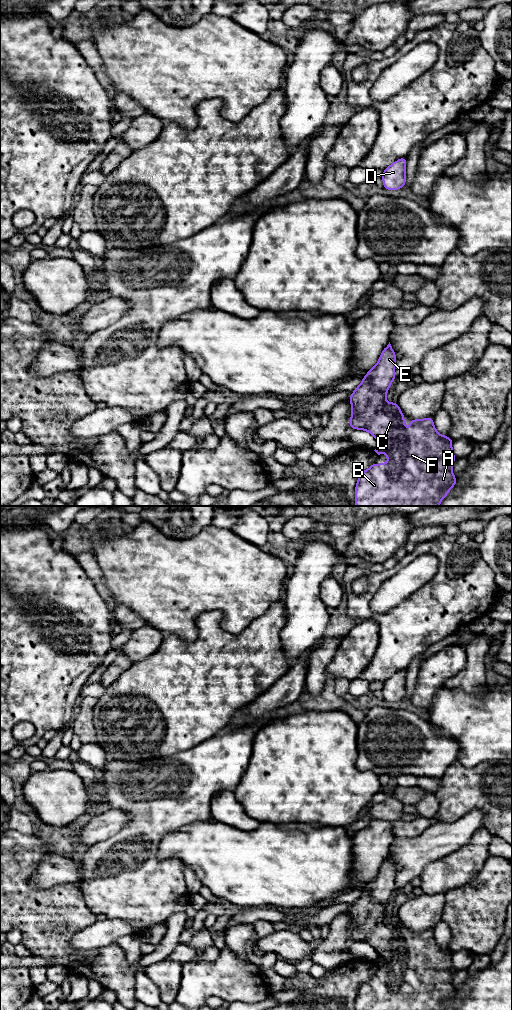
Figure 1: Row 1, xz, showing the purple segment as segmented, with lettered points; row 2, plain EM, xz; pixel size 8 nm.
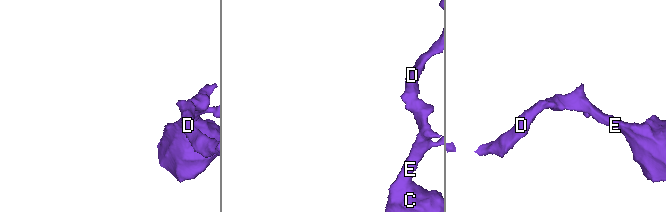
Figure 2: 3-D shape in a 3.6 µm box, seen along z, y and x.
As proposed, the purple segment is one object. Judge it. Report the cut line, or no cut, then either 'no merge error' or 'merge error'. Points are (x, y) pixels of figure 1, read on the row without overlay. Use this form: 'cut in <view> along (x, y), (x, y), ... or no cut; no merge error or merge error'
no cut; no merge error

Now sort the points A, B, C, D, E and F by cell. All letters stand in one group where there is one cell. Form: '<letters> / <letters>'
A B C D E F

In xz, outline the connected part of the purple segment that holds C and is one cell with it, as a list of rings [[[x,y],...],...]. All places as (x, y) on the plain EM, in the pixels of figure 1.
[[[389,854],[382,863],[377,876],[367,884],[361,896],[348,911],[352,917],[350,941],[366,942],[371,945],[380,959],[374,963],[378,967],[382,965],[388,967],[387,976],[374,975],[367,982],[360,985],[355,1000],[355,1010],[444,1010],[449,1006],[449,1002],[458,996],[452,985],[453,973],[458,971],[452,964],[453,952],[449,948],[442,948],[436,943],[433,929],[420,932],[410,931],[410,943],[405,942],[405,927],[398,916],[395,913],[391,916],[386,915],[387,903],[396,890],[395,876],[396,866]]]

